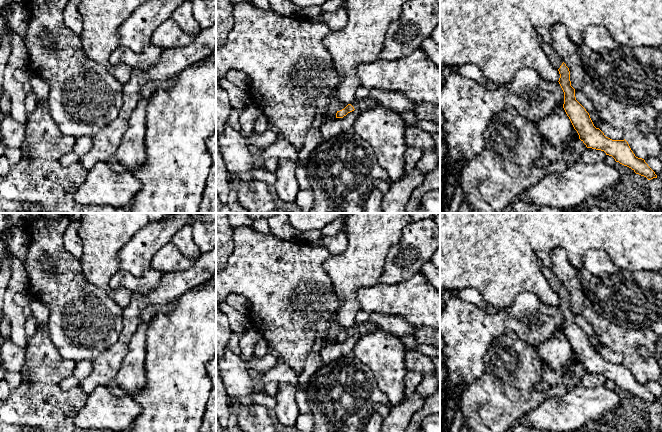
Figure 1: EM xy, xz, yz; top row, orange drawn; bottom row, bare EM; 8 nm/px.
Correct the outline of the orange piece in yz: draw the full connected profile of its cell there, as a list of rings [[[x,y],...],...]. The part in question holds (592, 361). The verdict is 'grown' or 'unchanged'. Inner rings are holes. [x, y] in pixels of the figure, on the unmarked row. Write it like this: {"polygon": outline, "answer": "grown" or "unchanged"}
{"polygon": [[[541,266],[541,270],[550,287],[559,295],[558,306],[564,316],[563,332],[577,355],[579,363],[586,371],[604,375],[606,379],[612,380],[616,386],[631,392],[636,398],[644,400],[648,404],[657,402],[657,399],[645,384],[635,380],[625,363],[612,364],[594,350],[589,337],[576,324],[575,313],[571,310],[569,292],[559,282],[551,268]]], "answer": "grown"}

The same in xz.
{"polygon": [[[365,322],[361,324],[355,323],[351,328],[348,329],[341,329],[336,337],[336,342],[343,342],[348,337],[359,334],[363,336],[367,333],[373,332],[378,330],[378,327],[370,322]]], "answer": "grown"}

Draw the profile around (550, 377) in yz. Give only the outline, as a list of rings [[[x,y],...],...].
[[[575,353],[571,362],[562,369],[551,369],[543,364],[541,380],[535,385],[535,389],[541,392],[560,384],[578,364],[580,364],[579,359]]]

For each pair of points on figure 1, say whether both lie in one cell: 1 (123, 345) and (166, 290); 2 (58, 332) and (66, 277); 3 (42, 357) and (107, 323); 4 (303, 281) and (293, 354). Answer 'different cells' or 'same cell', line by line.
1: same cell
2: same cell
3: different cells
4: same cell

